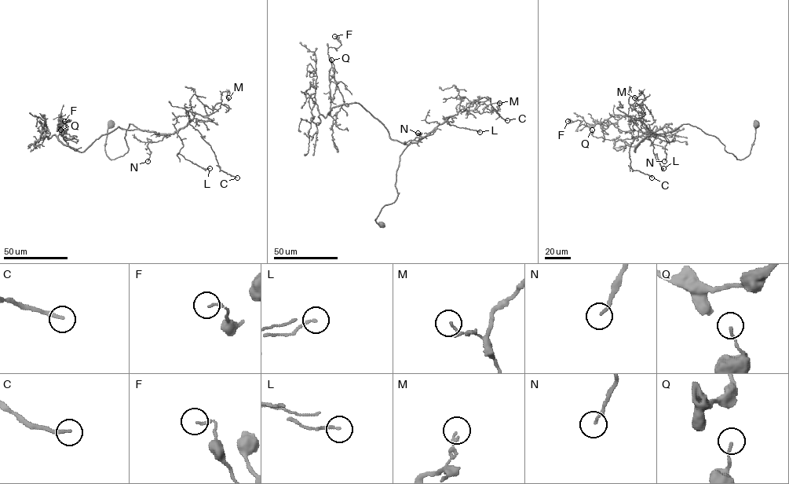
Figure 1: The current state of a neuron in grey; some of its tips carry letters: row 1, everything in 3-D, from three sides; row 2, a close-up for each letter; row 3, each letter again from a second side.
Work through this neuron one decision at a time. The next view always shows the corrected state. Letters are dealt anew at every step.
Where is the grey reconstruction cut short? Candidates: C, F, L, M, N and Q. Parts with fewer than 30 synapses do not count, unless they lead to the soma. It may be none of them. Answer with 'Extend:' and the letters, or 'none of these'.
Extend: L

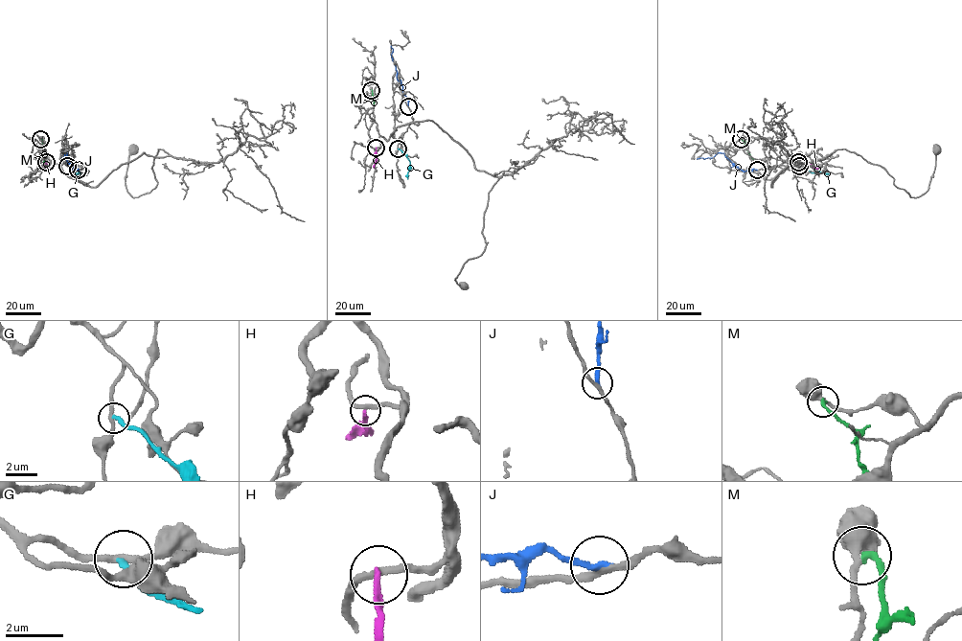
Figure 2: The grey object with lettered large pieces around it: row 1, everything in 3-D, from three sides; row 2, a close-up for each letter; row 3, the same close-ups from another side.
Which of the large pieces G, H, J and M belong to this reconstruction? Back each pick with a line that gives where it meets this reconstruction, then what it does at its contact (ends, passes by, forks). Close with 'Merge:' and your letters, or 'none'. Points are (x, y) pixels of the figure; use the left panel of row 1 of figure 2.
Merge: none

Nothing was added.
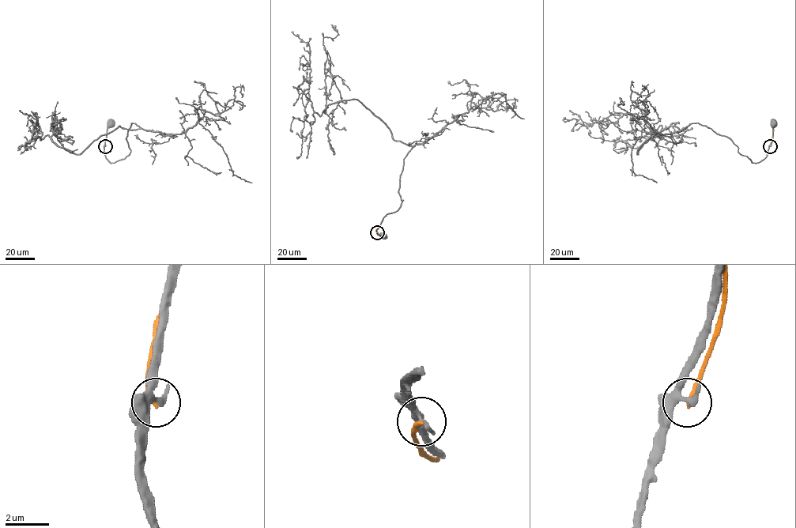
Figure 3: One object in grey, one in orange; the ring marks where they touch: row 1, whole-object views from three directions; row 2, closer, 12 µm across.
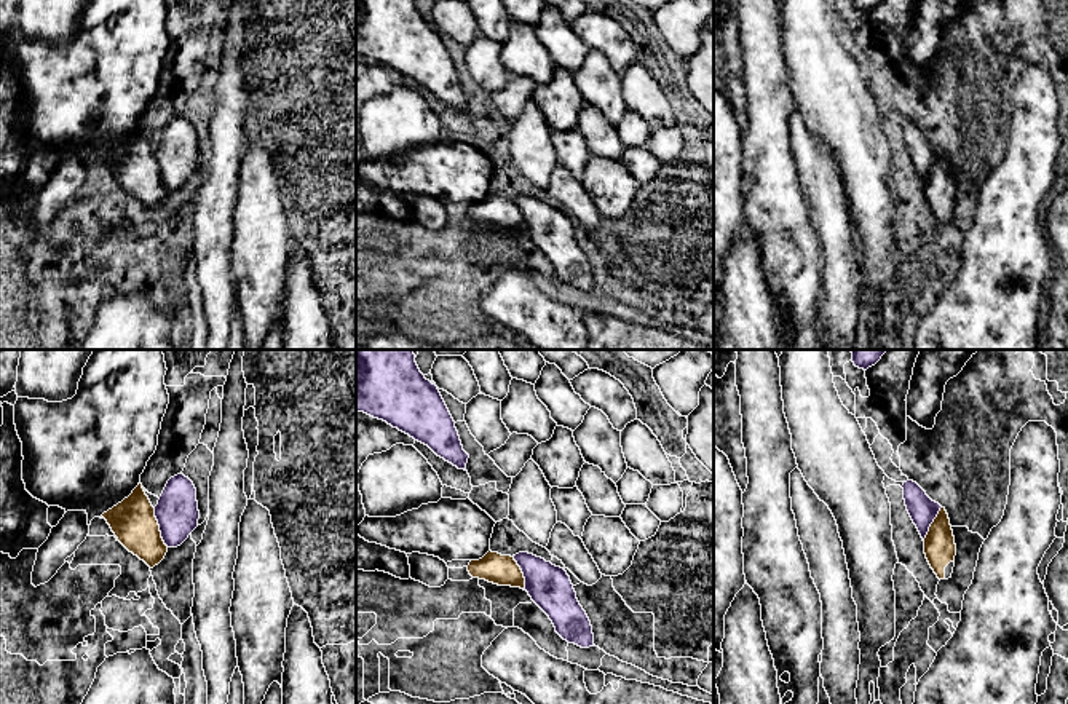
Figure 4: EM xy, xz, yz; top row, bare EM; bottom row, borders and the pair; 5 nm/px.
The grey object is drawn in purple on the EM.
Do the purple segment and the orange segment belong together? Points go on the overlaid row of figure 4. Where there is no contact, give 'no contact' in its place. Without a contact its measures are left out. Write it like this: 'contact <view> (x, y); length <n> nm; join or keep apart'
contact xy (160, 527); length 220 nm; keep apart

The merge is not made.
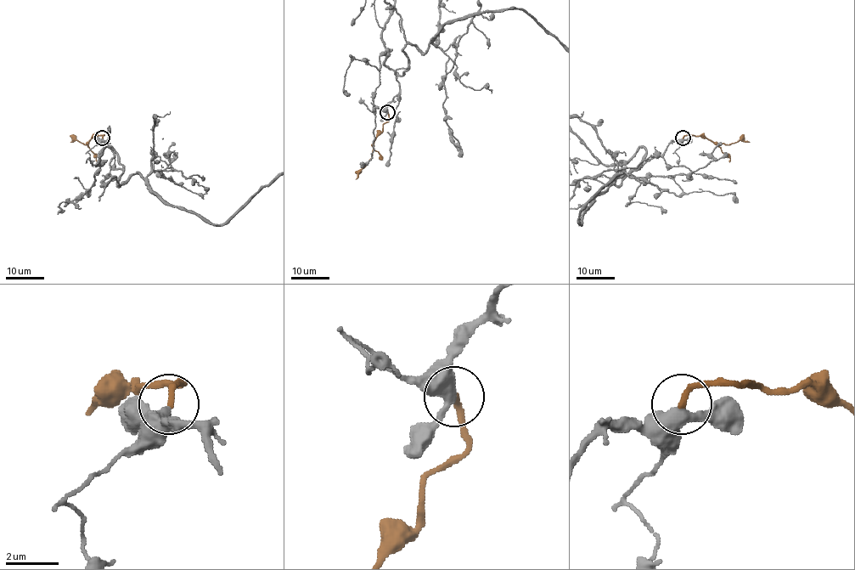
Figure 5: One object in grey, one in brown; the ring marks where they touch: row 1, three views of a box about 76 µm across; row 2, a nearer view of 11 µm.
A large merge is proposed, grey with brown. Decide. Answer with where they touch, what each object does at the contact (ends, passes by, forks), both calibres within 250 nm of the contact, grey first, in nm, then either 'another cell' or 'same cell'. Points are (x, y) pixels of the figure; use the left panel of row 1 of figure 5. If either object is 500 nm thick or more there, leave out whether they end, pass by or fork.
place (102, 138); grey passes by; brown ends; calibres 400 and 220 nm; same cell

